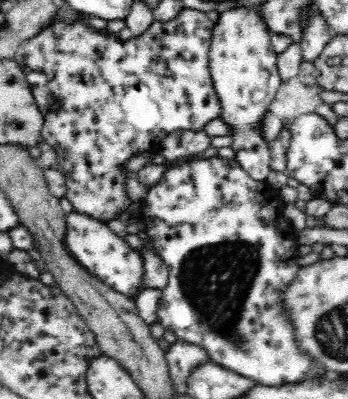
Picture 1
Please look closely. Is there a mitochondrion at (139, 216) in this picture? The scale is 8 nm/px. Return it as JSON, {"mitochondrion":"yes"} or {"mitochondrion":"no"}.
{"mitochondrion":"no"}

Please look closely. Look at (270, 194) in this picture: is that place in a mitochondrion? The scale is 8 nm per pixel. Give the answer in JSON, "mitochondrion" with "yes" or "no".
{"mitochondrion":"no"}

